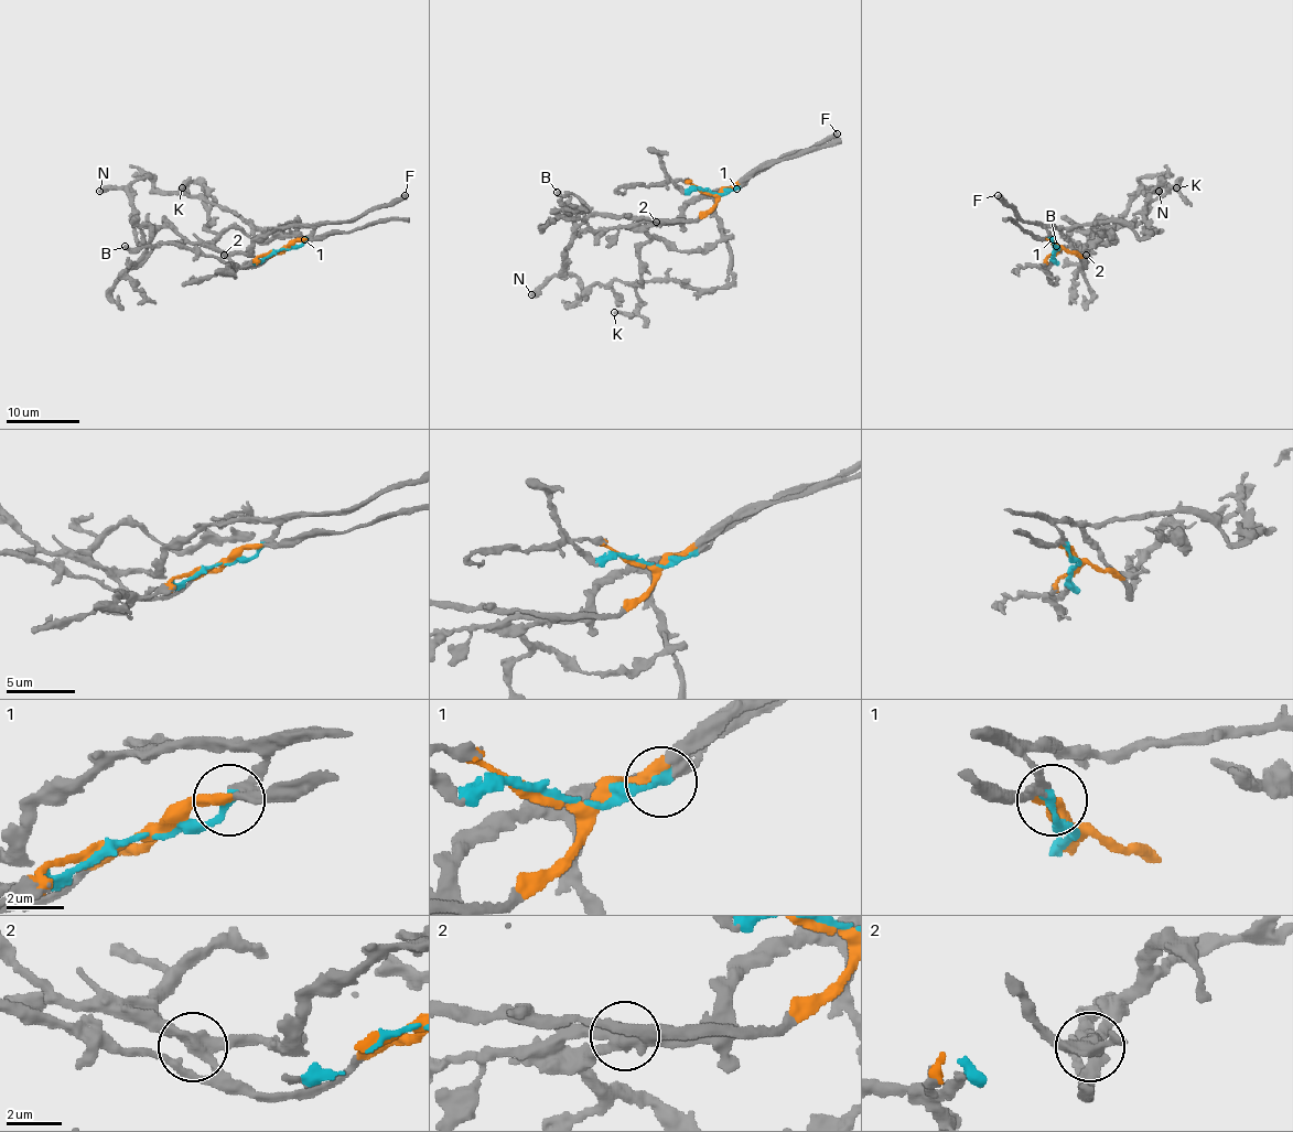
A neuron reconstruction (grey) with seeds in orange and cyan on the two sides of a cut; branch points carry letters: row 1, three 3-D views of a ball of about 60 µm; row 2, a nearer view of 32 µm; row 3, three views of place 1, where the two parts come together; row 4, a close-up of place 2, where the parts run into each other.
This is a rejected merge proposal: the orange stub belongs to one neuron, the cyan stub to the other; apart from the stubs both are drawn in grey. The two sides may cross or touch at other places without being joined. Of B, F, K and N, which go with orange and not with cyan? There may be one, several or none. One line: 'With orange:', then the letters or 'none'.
With orange: B, K, N

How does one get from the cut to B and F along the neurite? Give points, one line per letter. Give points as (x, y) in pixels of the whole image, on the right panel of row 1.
B: (1058, 249), (1069, 250), (1084, 261), (1084, 267), (1081, 249), (1076, 244), (1059, 249), (1056, 245)
F: (1058, 249), (1053, 236), (1042, 225), (1025, 223), (998, 195)

